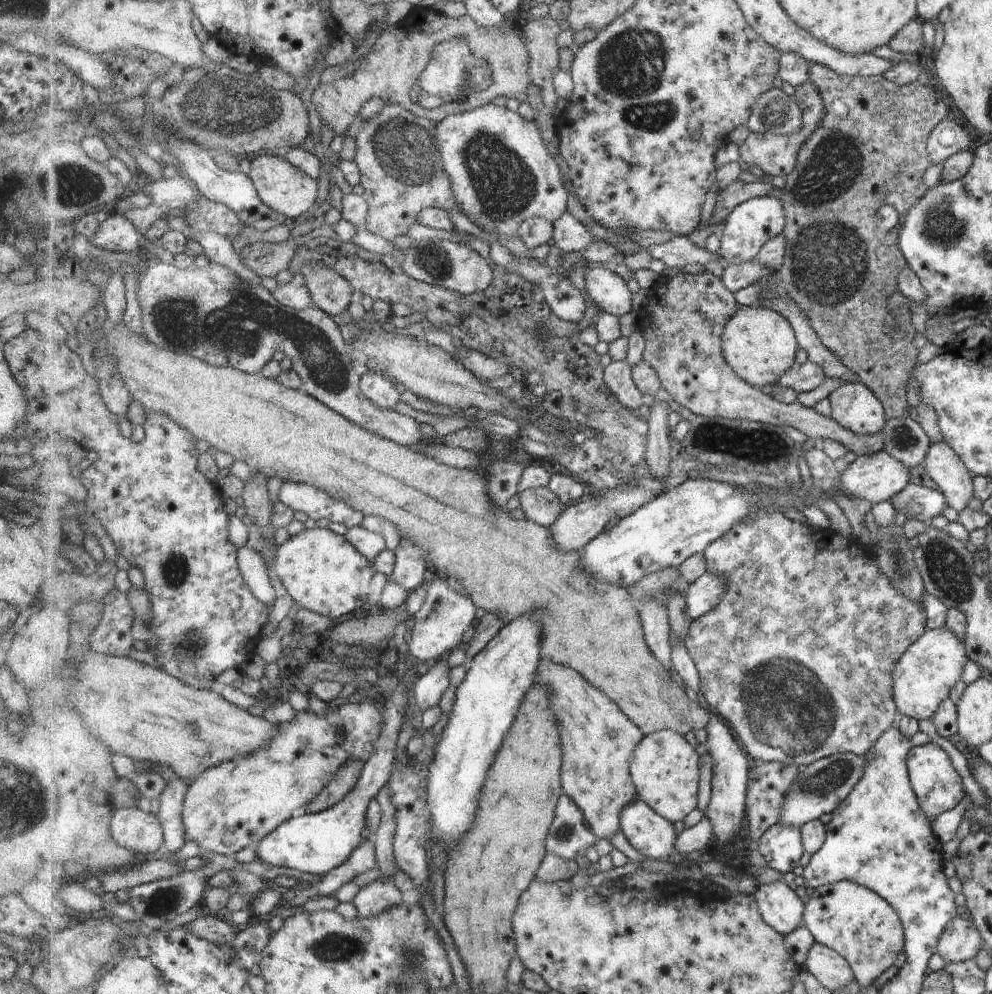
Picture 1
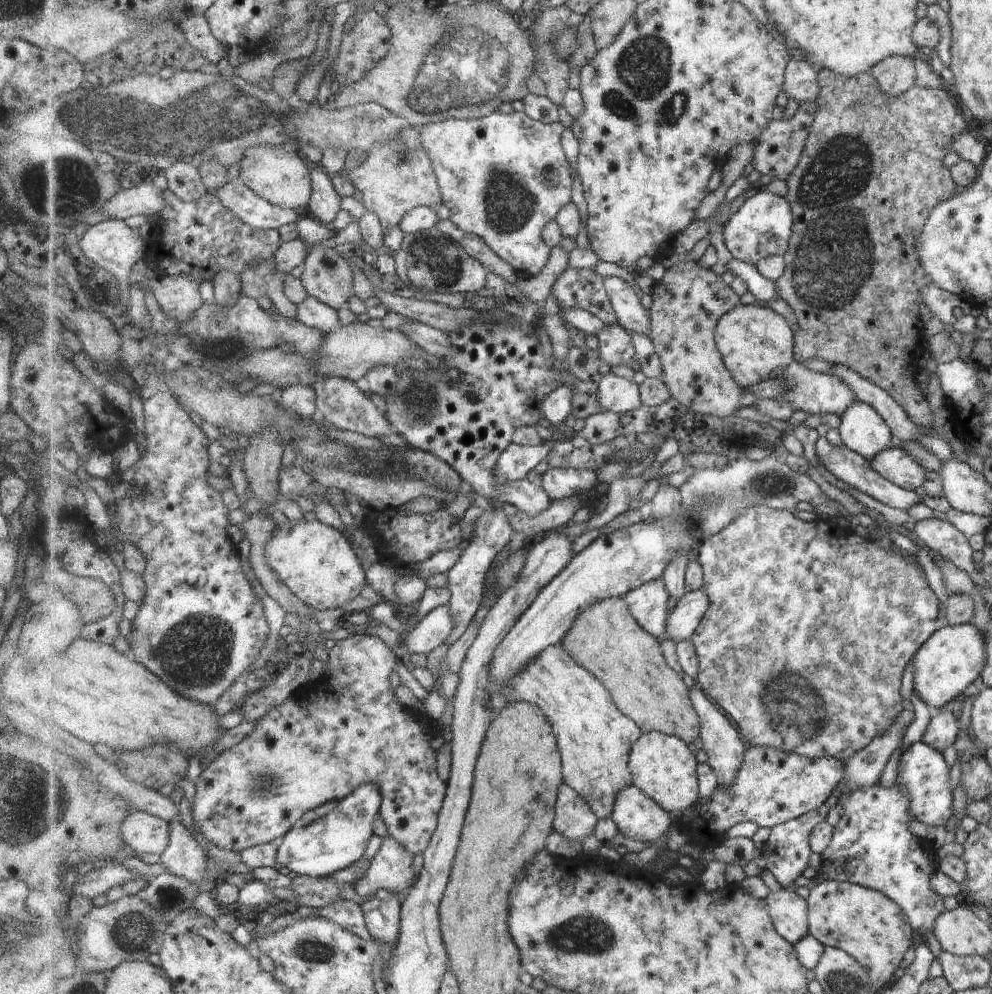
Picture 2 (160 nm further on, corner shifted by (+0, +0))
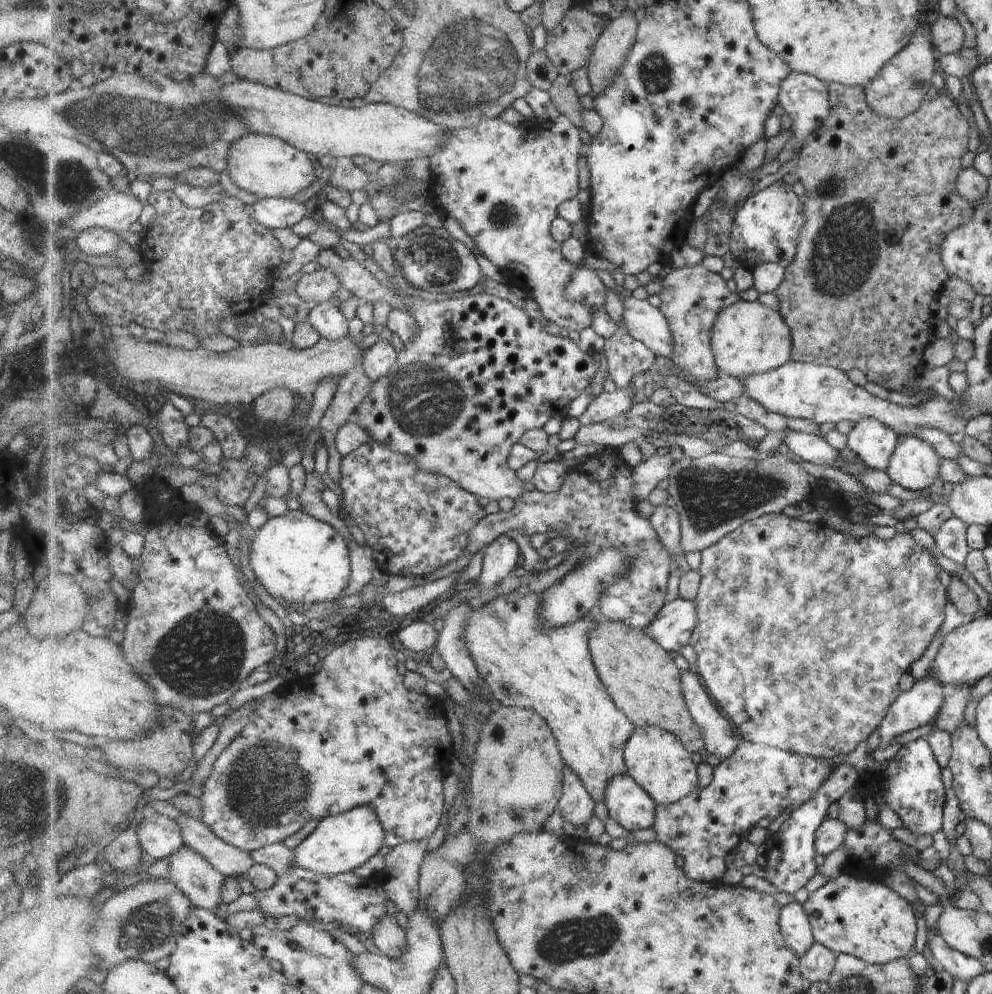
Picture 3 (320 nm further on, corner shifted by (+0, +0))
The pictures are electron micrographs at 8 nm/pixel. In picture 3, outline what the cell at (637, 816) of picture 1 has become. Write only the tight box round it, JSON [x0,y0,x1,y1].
[605,772,657,831]

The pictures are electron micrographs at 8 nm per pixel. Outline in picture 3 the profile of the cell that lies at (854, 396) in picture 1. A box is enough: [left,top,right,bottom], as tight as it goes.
[846,419,899,471]

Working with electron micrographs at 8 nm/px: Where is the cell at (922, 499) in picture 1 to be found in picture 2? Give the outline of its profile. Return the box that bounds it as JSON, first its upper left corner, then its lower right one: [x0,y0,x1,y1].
[815,437,921,510]

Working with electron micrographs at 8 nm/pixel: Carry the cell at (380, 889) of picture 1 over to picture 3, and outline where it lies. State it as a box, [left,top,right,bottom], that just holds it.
[372,917,410,959]

